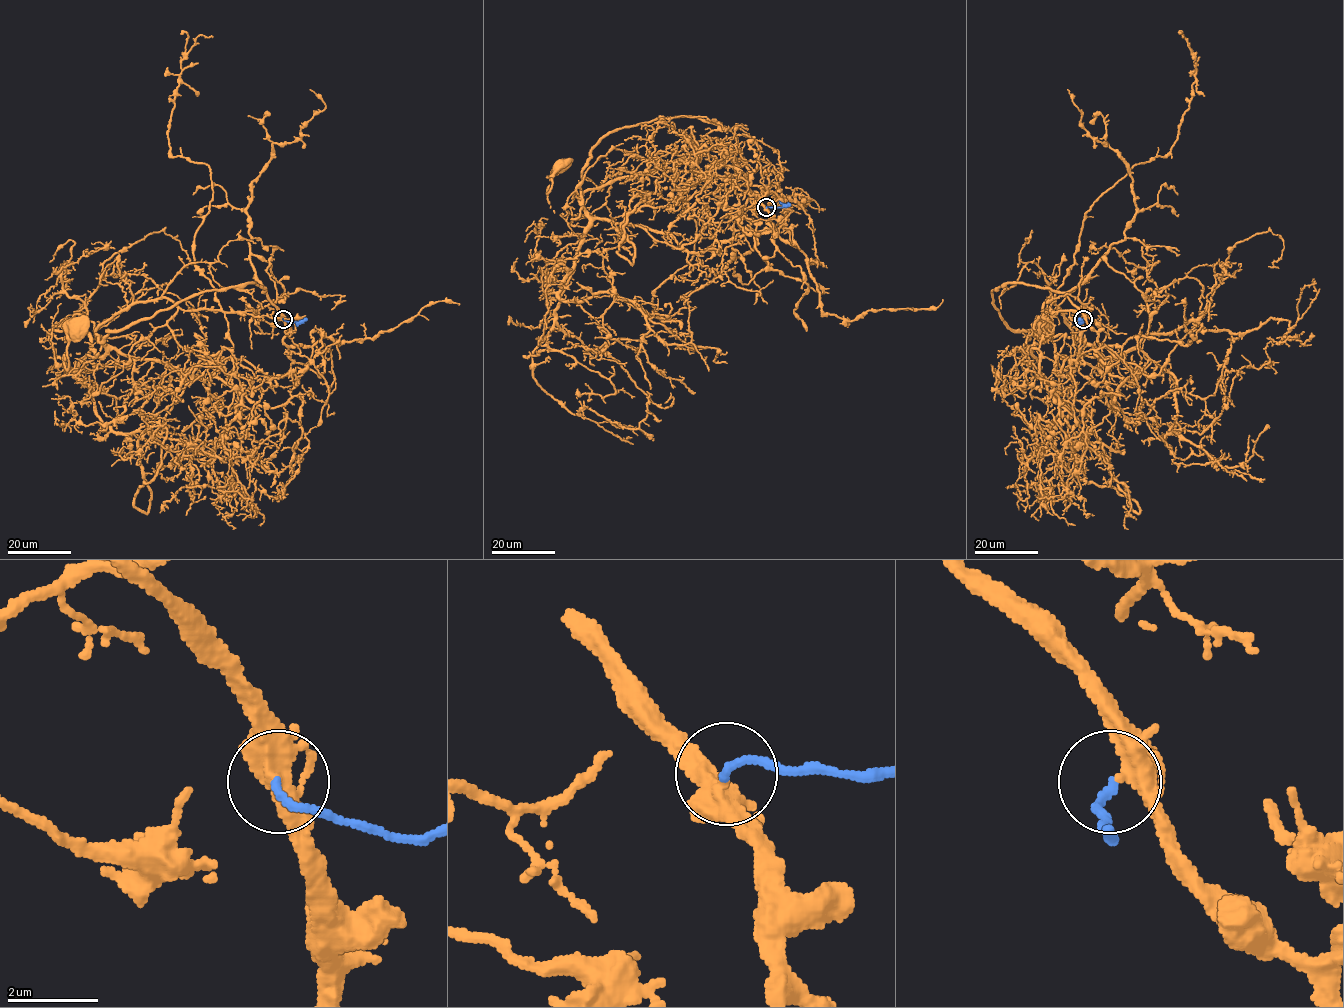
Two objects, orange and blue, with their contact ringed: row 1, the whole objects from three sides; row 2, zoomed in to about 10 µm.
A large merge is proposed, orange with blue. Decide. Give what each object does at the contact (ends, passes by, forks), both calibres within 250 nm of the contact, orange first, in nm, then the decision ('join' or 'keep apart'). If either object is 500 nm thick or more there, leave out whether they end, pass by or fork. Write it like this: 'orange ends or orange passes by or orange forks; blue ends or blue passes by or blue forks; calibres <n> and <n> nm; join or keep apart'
orange forks; blue ends; calibres 320 and 160 nm; join

